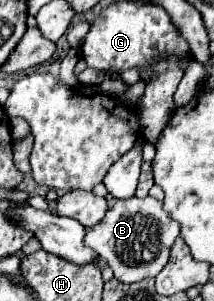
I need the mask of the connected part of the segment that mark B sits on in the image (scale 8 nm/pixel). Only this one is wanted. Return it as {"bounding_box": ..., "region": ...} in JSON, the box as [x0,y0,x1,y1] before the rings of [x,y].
{"bounding_box":[84,196,178,284],"region":[[[132,196],[124,202],[118,200],[96,226],[88,228],[84,244],[92,248],[114,270],[114,278],[118,278],[124,284],[132,284],[160,274],[160,270],[168,262],[170,246],[174,244],[178,232],[178,222],[174,222],[162,210],[162,202],[158,202],[152,196]]]}

